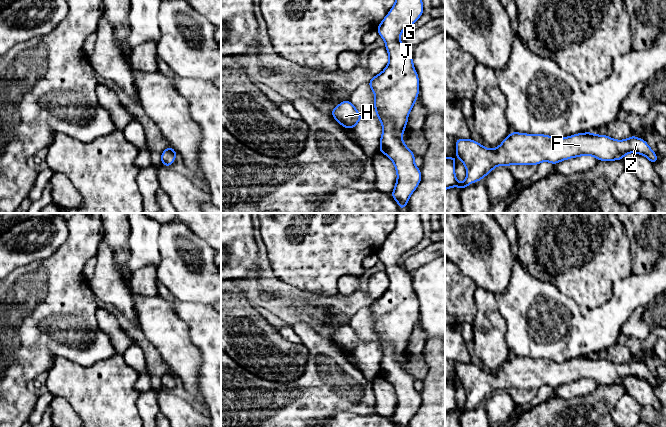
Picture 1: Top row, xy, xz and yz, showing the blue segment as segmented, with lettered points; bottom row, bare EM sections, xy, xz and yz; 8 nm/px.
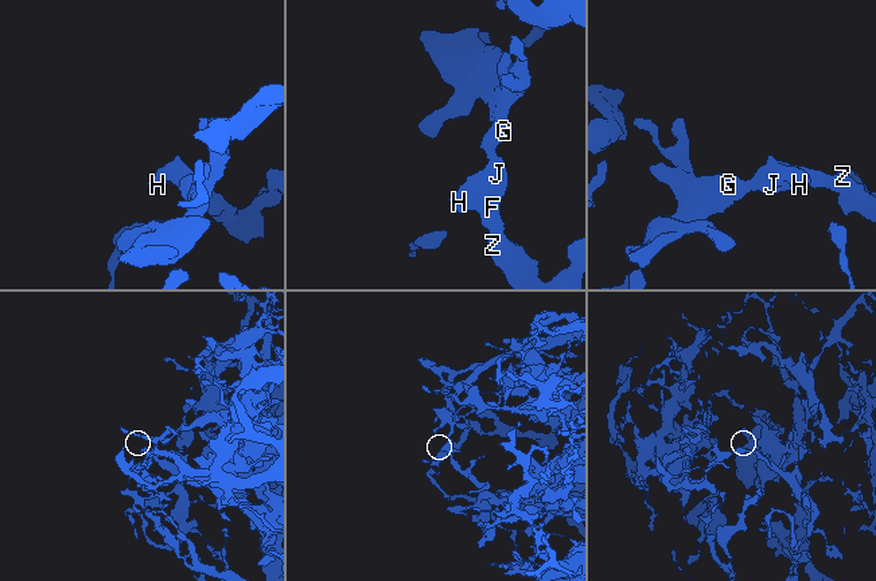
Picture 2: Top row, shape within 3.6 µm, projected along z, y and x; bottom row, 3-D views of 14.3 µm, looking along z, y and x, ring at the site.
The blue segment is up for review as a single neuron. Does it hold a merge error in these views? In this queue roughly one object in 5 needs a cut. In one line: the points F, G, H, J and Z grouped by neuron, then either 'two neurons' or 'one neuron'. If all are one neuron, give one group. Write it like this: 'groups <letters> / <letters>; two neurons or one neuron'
groups F G H J Z; one neuron

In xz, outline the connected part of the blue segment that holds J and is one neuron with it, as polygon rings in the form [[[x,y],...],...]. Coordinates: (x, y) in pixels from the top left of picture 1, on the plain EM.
[[[397,213],[393,231],[377,252],[379,260],[385,265],[389,286],[380,298],[373,300],[368,306],[375,319],[376,341],[383,351],[379,375],[392,384],[397,396],[397,405],[391,420],[398,427],[408,427],[411,418],[417,413],[422,403],[421,395],[414,386],[414,377],[402,364],[409,337],[419,320],[419,301],[413,289],[411,273],[401,267],[400,261],[401,256],[413,249],[421,241],[423,235],[420,213]]]

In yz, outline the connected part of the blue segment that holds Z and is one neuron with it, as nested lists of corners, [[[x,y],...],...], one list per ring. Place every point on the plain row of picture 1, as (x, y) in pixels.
[[[511,356],[496,373],[488,373],[472,363],[456,362],[457,381],[467,393],[466,403],[459,407],[455,400],[455,382],[445,381],[445,415],[451,411],[459,411],[461,415],[472,406],[479,406],[497,389],[539,389],[543,385],[556,389],[560,385],[579,380],[594,380],[599,385],[621,384],[627,377],[638,377],[649,383],[654,389],[658,385],[657,378],[652,375],[644,363],[631,359],[625,364],[615,364],[607,359],[596,359],[592,356],[578,357],[558,363],[544,358],[534,359]]]

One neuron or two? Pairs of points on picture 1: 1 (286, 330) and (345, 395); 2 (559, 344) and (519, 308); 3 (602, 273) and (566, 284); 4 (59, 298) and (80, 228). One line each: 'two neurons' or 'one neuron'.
1: two neurons
2: one neuron
3: one neuron
4: one neuron

